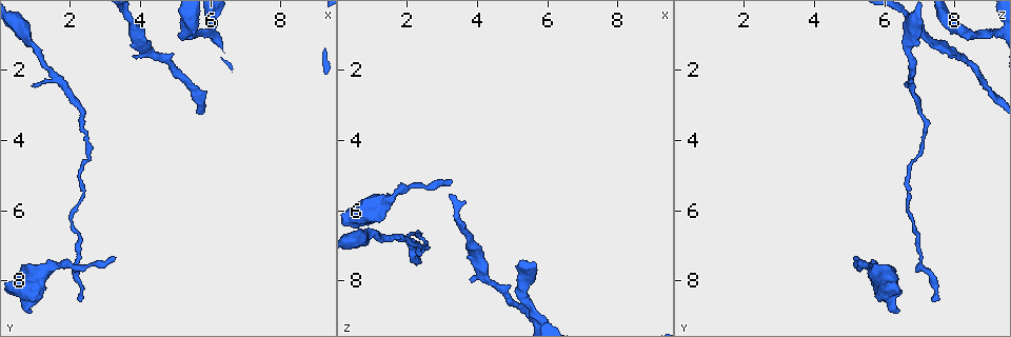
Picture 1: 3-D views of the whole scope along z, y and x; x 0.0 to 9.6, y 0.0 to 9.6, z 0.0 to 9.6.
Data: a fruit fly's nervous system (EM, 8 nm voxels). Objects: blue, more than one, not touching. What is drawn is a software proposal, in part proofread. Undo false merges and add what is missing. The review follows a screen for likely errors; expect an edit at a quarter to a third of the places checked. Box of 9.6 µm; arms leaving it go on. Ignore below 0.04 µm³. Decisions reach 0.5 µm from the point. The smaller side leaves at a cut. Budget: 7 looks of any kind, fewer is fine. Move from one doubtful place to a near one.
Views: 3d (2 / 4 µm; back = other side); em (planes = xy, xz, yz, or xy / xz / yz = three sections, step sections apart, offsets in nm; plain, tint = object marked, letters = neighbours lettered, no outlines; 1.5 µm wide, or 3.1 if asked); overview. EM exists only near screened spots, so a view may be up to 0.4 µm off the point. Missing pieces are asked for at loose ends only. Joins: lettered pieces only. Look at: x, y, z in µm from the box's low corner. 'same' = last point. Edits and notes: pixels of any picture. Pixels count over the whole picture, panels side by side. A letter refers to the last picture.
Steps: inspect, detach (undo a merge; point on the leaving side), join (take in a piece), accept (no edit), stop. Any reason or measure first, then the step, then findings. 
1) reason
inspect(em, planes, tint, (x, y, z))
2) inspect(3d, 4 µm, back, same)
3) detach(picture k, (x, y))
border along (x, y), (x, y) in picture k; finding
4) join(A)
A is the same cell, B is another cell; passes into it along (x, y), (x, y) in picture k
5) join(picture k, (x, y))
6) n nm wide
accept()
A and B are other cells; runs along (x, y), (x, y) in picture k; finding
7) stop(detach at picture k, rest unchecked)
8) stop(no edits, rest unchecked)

sudden change in width
inspect(em, planes, plain, (5.25, 0.90, 8.25))

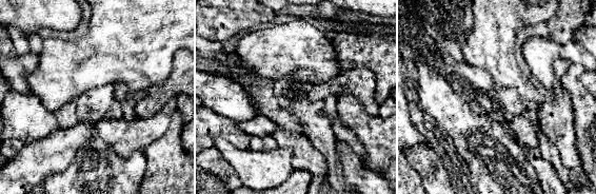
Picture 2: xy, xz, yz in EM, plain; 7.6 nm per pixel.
inspect(em, planes, letters, same)

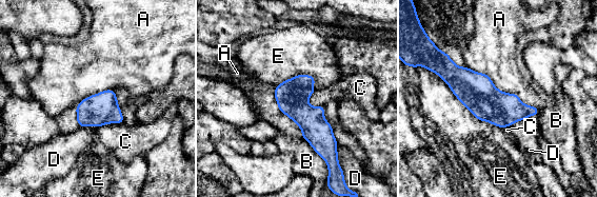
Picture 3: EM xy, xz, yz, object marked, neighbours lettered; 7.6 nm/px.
accept()
A, B, C, D and E are other cells; border along (465, 65), (539, 110) in picture 3; continuous, no second cell

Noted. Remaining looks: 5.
end of a long branch
inspect(3d, 4 µm, (3.30, 7.40, 5.15))

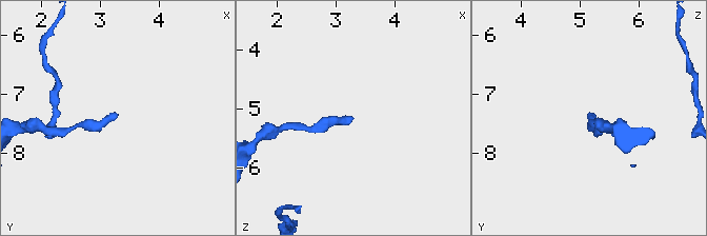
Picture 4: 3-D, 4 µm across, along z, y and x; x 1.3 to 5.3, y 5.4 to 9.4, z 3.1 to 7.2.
inspect(em, xz, step 4, plain, (3.30, 7.35, 5.15))

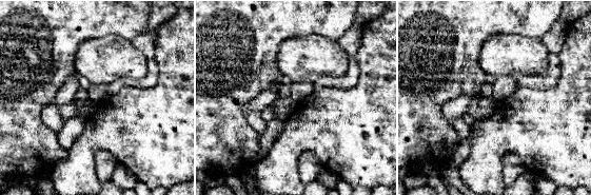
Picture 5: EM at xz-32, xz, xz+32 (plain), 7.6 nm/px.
inspect(em, xz, step 4, letters, same)

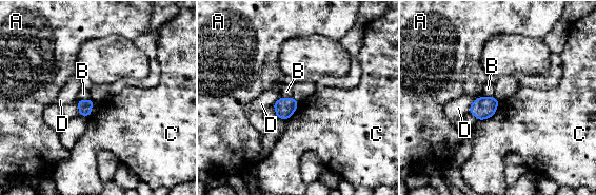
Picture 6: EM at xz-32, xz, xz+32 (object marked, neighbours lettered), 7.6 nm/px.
C touches over 220 nm
accept()
A, B, C and D are other cells; border along (499, 101), (491, 116), (478, 120) in picture 6; none of them fits

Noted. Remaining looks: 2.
free end
inspect(em, planes, plain, (0.85, 8.95, 6.35))

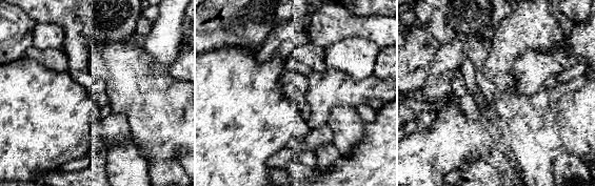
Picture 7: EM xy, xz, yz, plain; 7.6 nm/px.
what lies round it
inspect(em, planes, letters, same)

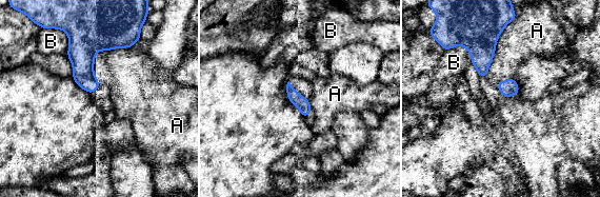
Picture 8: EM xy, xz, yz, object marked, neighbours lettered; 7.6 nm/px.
A touches over 380 nm
accept()
A and B are other cells; none of them fits

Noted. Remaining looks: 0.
stop(no edits, rest unchecked)

